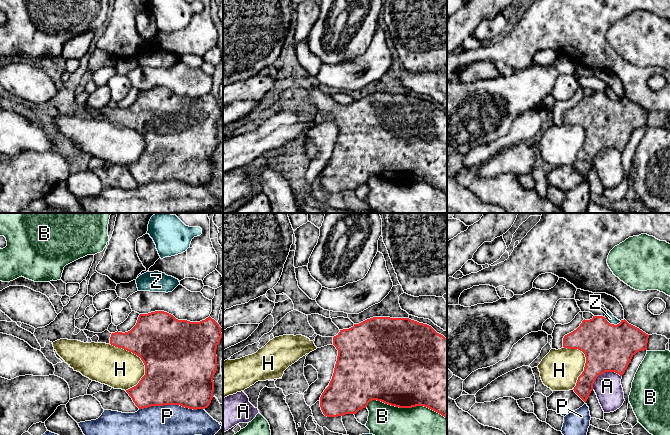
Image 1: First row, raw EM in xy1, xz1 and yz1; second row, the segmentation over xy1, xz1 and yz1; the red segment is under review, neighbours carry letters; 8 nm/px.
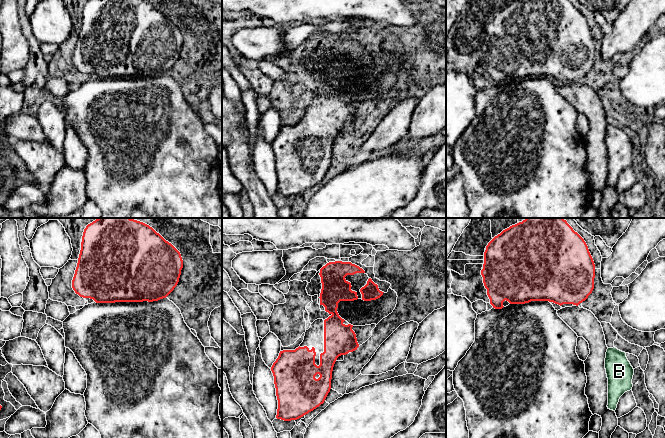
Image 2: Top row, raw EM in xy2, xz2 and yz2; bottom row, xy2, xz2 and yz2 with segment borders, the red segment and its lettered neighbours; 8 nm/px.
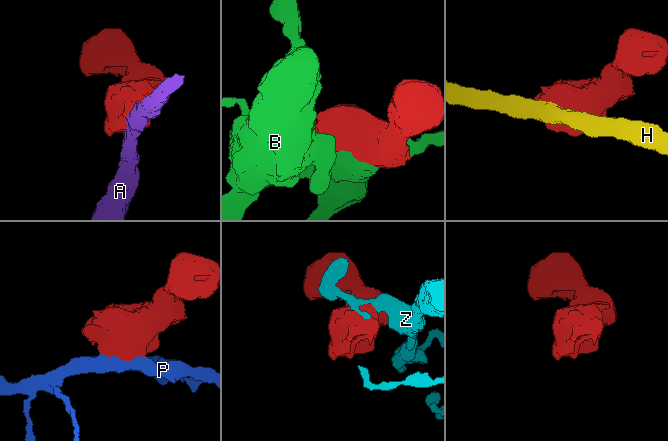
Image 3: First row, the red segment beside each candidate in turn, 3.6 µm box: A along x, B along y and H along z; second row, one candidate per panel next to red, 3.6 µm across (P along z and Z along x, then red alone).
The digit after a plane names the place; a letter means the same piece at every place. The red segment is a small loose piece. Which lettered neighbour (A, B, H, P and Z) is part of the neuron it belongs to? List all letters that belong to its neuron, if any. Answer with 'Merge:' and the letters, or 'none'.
Merge: none

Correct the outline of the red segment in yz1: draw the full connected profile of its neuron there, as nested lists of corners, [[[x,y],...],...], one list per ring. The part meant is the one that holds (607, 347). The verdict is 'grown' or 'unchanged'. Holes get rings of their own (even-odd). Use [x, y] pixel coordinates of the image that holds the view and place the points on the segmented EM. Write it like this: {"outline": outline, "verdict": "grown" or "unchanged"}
{"outline": [[[593,316],[590,320],[583,320],[580,326],[563,338],[563,347],[567,349],[578,349],[585,354],[586,363],[584,371],[578,377],[574,392],[586,403],[596,378],[605,372],[615,372],[622,376],[627,369],[632,357],[639,351],[647,350],[649,335],[639,328],[629,324],[625,319],[617,325],[610,324],[603,316]]], "verdict": "unchanged"}

